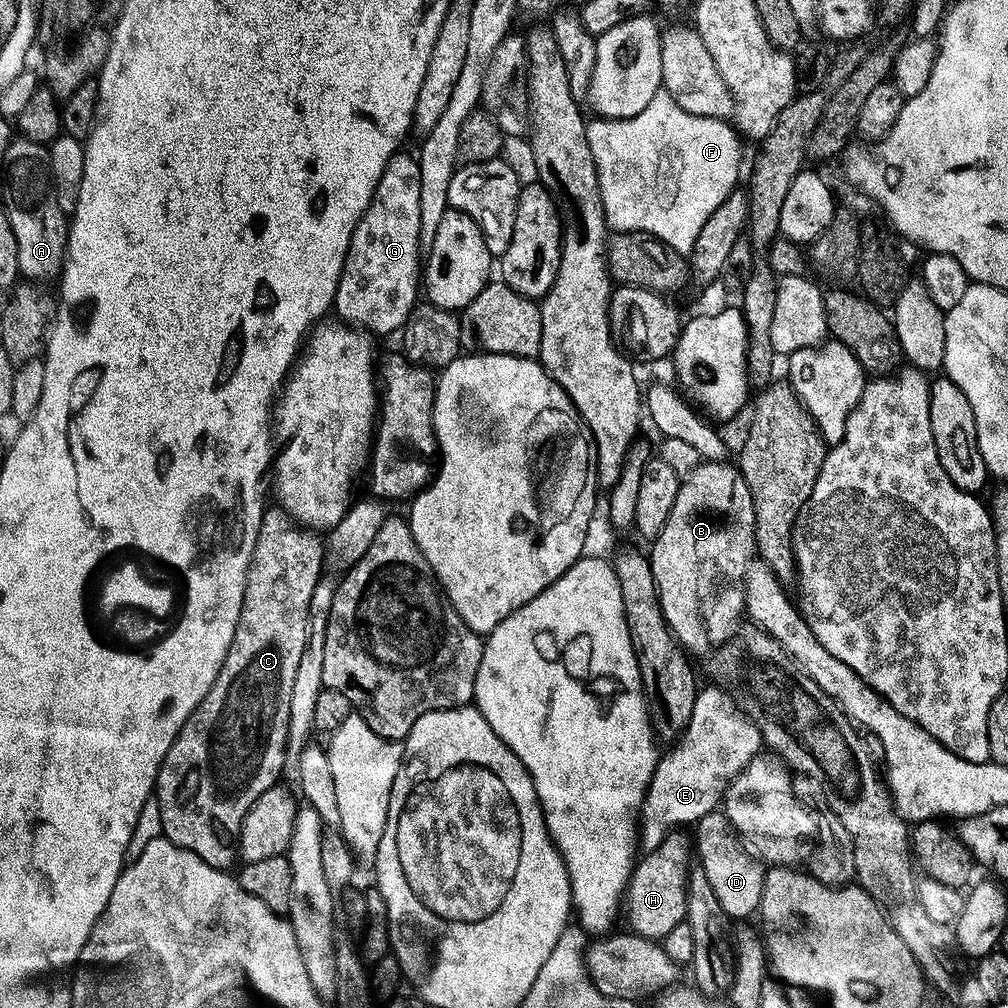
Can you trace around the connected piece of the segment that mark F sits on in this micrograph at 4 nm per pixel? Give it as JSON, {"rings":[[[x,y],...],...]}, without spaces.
{"rings":[[[658,88],[652,94],[649,104],[643,108],[643,121],[648,124],[648,133],[642,136],[629,136],[627,129],[620,123],[612,124],[607,121],[599,121],[596,118],[589,119],[586,126],[590,143],[590,150],[594,153],[595,166],[597,166],[598,188],[601,191],[602,206],[605,214],[606,227],[609,231],[619,234],[622,232],[650,232],[658,237],[665,247],[683,255],[689,255],[702,226],[715,208],[729,196],[739,182],[740,174],[740,138],[735,129],[721,118],[703,117],[702,115],[690,114],[678,106],[676,96],[671,89]]]}

